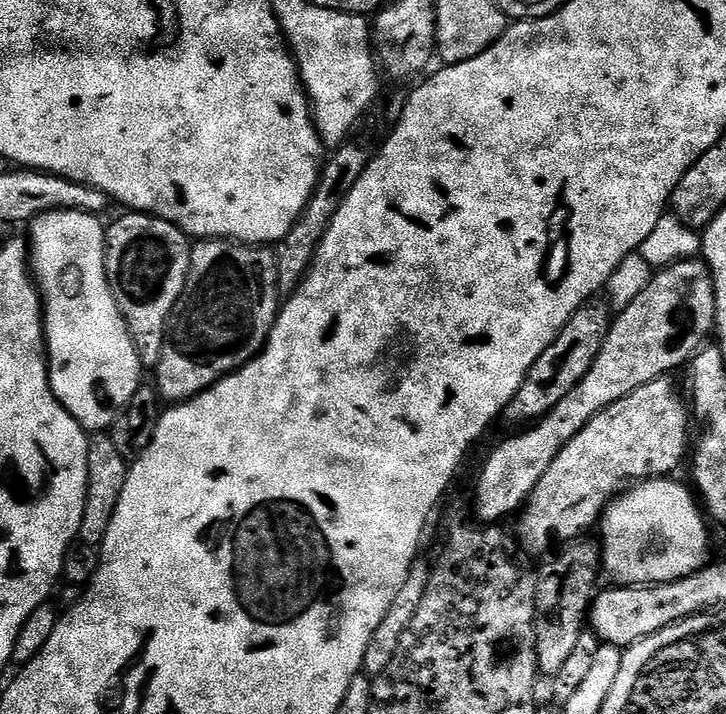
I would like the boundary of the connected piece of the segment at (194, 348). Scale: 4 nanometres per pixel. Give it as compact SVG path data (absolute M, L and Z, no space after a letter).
M200 240L197 245L192 248L186 286L168 319L162 354L154 369L154 387L168 402L192 400L199 392L205 392L224 376L237 372L251 362L264 349L282 300L278 291L275 251L264 246L237 244L231 240Z

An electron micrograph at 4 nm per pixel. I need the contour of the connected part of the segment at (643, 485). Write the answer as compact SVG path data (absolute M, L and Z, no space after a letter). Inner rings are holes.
M676 478L633 483L605 508L598 521L598 552L602 557L603 571L612 579L613 585L670 584L693 576L709 563L709 521L693 489L687 483L679 484L672 479Z

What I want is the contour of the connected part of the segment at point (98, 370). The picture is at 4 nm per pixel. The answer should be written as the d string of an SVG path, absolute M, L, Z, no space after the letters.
M76 210L47 212L31 221L30 271L44 313L44 343L52 393L85 430L108 430L142 387L142 369L126 322L112 297L108 281L106 224L99 215Z

